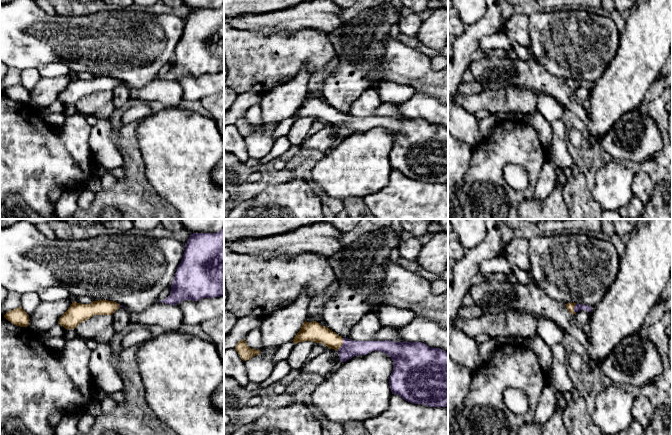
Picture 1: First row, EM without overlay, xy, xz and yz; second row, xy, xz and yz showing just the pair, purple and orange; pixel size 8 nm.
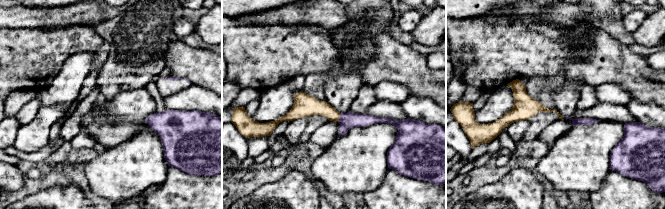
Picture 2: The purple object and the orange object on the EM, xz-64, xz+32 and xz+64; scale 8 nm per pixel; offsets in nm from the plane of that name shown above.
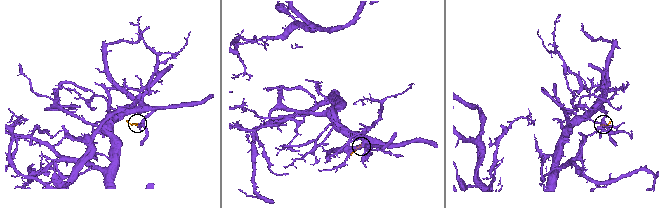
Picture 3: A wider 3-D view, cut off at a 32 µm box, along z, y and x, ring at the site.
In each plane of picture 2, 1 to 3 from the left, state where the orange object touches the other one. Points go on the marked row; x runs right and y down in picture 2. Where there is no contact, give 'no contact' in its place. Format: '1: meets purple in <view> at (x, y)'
1: no contact
2: meets purple in xz+32 at (340, 117)
3: no contact

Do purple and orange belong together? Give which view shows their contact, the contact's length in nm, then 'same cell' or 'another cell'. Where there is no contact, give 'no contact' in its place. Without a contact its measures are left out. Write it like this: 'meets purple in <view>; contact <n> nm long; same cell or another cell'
meets purple in xz; contact 120 nm long; another cell

